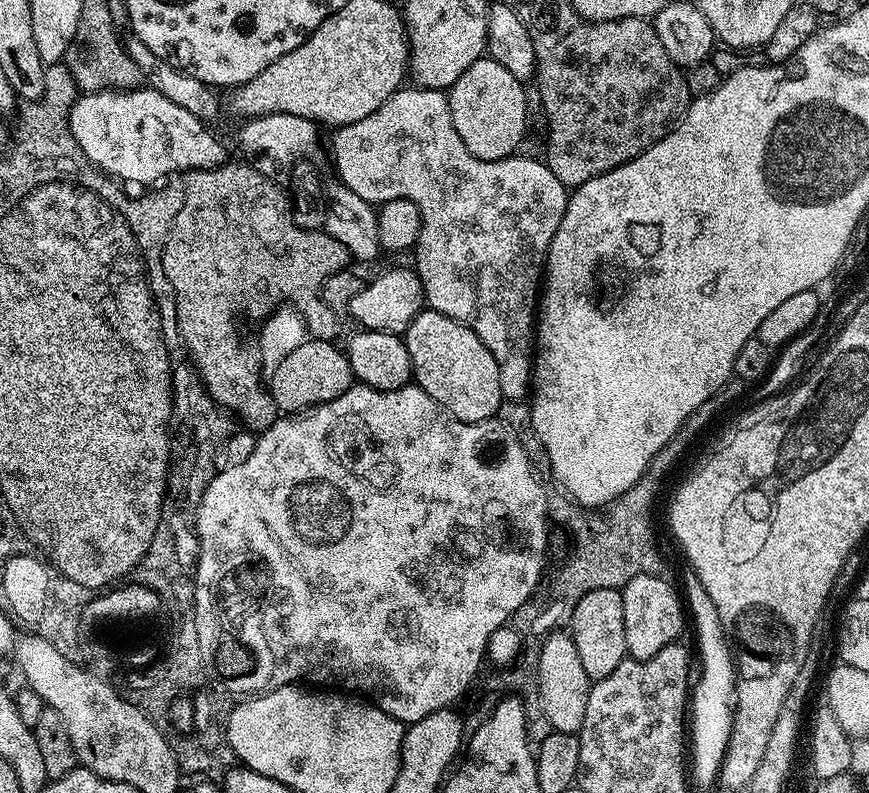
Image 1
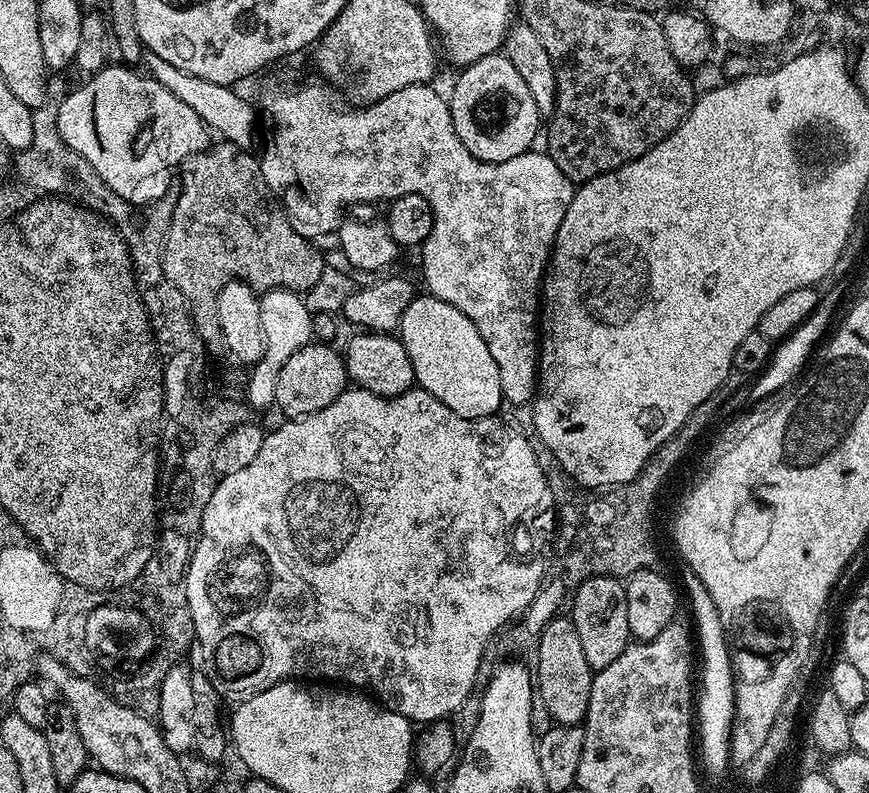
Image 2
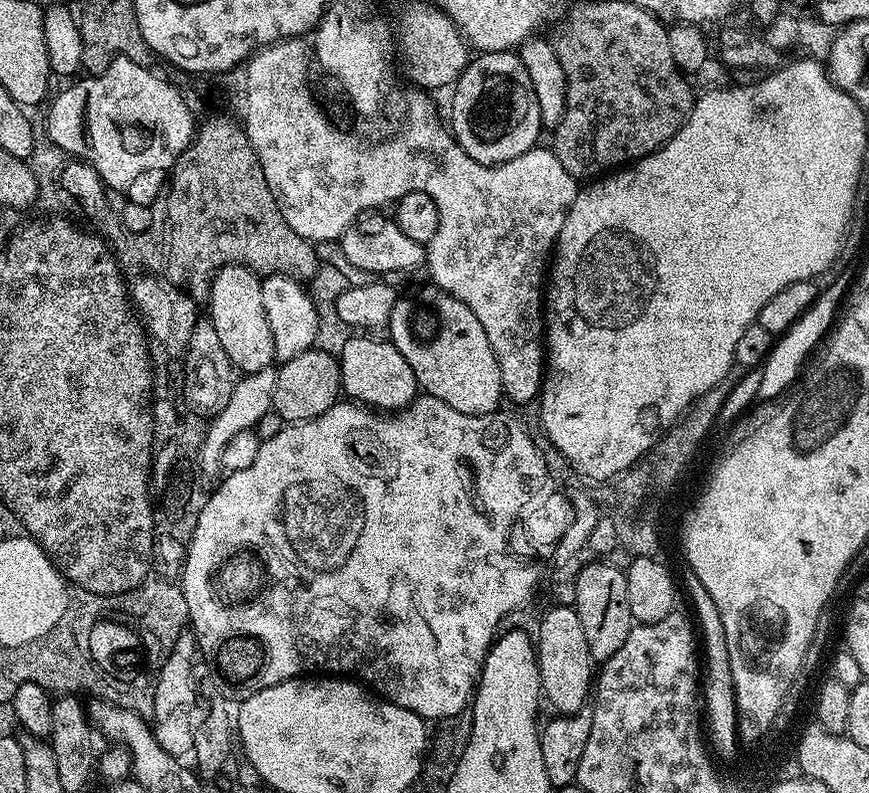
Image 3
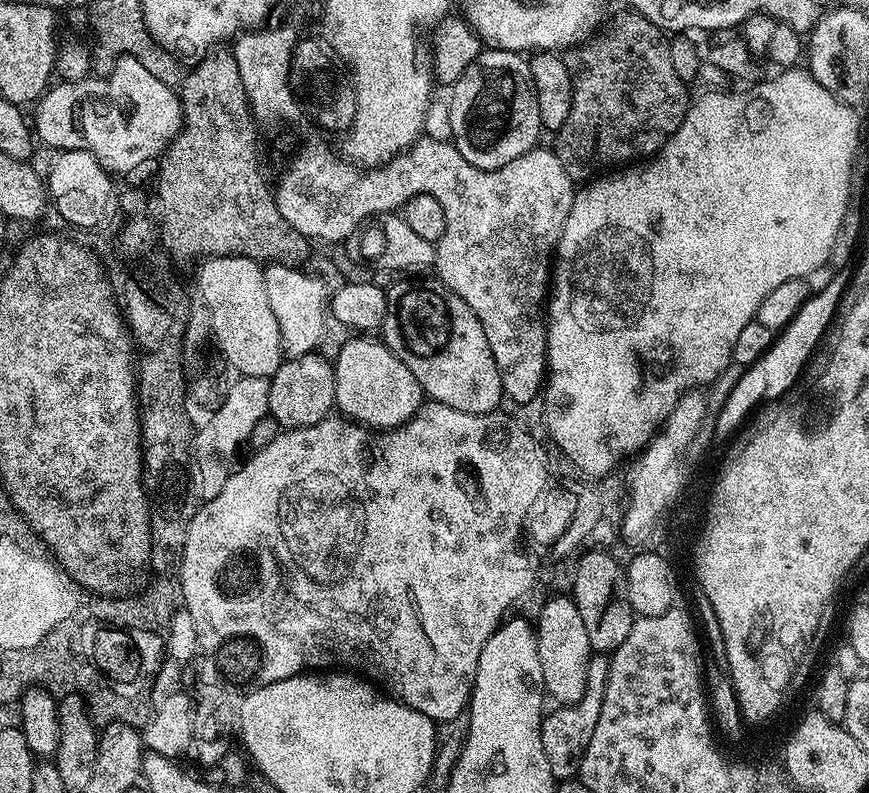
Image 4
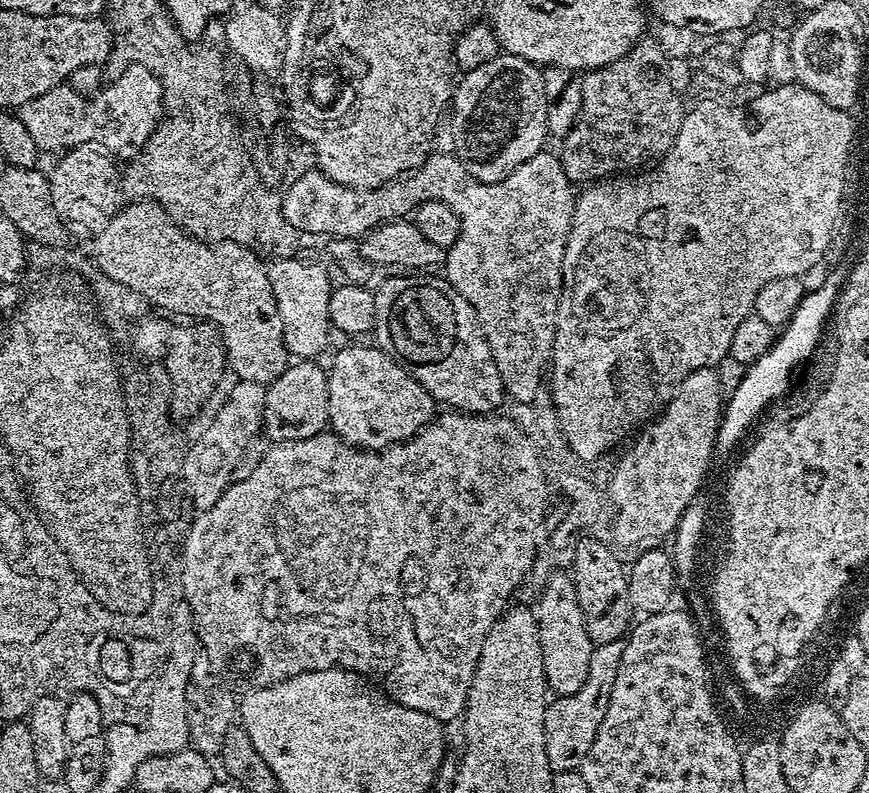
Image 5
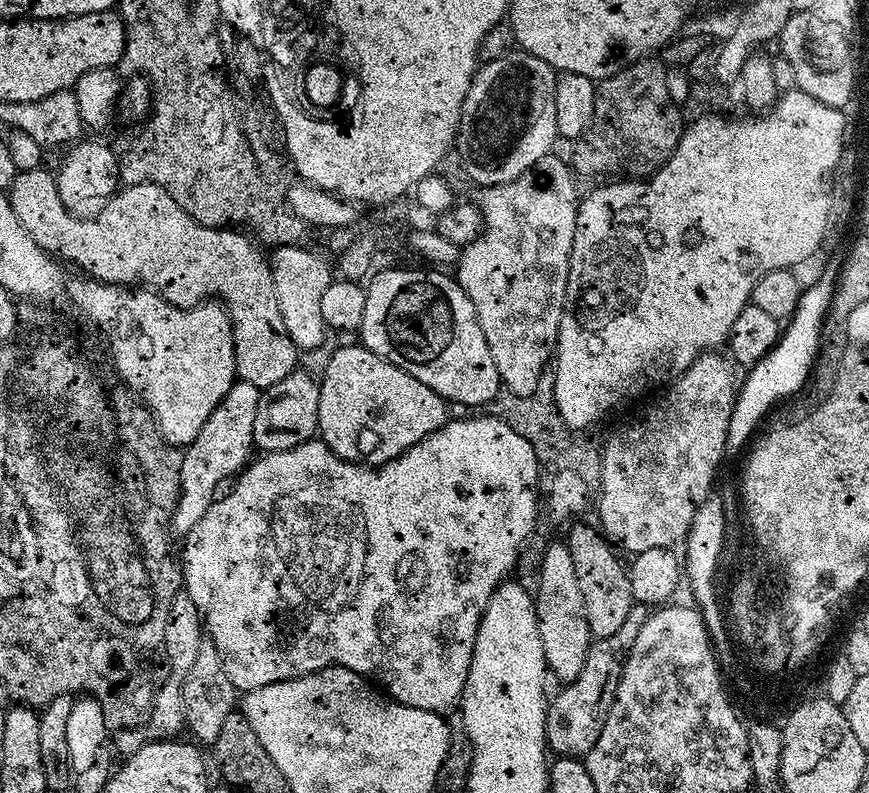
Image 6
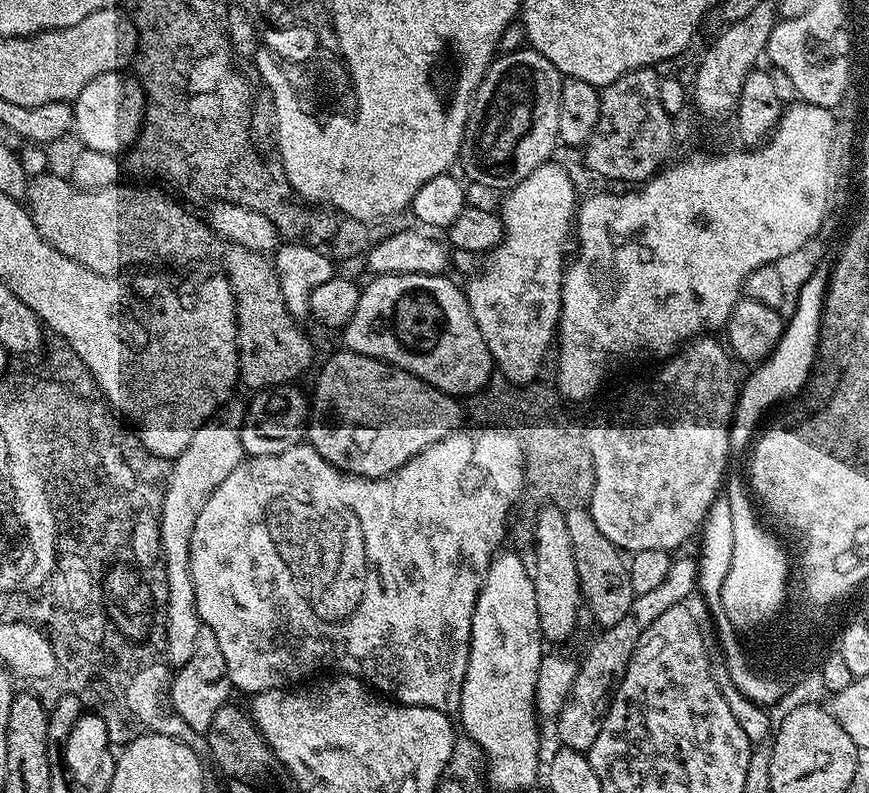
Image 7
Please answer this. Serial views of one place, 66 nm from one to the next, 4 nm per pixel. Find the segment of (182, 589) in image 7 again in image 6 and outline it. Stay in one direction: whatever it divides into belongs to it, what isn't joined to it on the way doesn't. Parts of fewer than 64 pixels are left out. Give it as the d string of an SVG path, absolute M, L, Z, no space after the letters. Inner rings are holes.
M239 390L228 392L226 398L222 398L222 402L216 407L216 414L210 414L210 418L206 418L204 423L206 432L198 434L202 436L202 440L198 444L187 445L182 460L182 467L186 473L184 499L183 504L179 504L178 510L172 515L171 531L173 533L187 534L197 524L198 518L206 514L204 505L210 506L212 501L217 499L216 487L227 476L235 477L249 463L254 452L250 430L254 430L254 417L258 414L260 392L244 391L248 392L239 392ZM180 594L178 600L180 604L176 604L176 621L174 621L174 626L169 626L168 628L169 652L171 652L169 676L162 682L162 688L153 694L153 698L150 701L151 712L146 723L148 735L144 733L144 730L128 730L119 737L121 738L121 746L125 748L125 753L129 754L135 751L136 748L147 744L148 741L179 737L181 735L179 732L183 733L185 731L182 686L184 685L186 674L190 674L190 666L194 666L194 661L198 658L200 643L206 638L206 633L198 610L191 598L187 594Z

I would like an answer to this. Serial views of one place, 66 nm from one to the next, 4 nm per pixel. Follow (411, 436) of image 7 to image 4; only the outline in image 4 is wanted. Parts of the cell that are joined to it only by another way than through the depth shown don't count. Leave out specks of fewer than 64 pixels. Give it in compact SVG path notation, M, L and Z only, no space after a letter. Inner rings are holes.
M352 338L334 356L336 370L335 407L347 419L369 429L401 428L425 403L426 397L418 378L379 339Z

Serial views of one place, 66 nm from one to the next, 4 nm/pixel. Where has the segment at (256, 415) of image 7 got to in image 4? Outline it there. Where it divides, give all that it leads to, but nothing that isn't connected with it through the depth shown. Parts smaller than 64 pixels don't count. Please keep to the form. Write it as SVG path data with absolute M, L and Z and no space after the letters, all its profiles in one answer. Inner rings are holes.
M309 354L285 359L280 369L269 379L268 415L279 422L281 429L314 426L333 411L336 402L336 370L329 357L327 360L320 355Z

